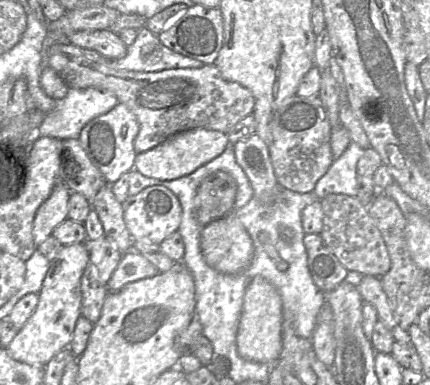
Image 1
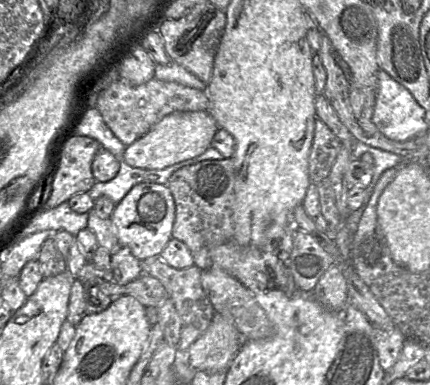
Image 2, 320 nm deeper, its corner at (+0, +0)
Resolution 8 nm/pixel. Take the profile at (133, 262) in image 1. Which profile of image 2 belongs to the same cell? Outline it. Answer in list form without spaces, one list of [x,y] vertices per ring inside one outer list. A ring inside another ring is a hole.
[[[153,257],[141,262],[141,271],[143,273],[137,279],[128,284],[119,285],[114,280],[112,270],[99,270],[91,263],[86,263],[81,268],[78,279],[83,283],[97,285],[102,292],[111,298],[130,295],[145,307],[157,308],[171,299],[182,324],[177,350],[187,352],[192,343],[208,328],[216,313],[201,285],[202,270],[195,265],[184,269],[176,269],[169,266],[160,257]]]

